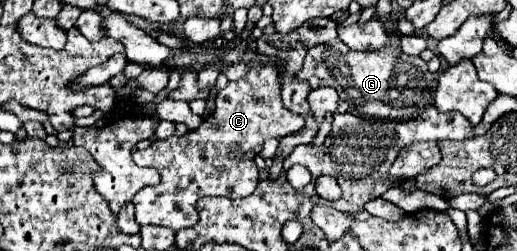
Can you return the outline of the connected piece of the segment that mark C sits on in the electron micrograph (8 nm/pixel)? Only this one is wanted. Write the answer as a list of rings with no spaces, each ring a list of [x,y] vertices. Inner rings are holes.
[[[265,65],[265,67],[251,67],[249,73],[239,79],[231,81],[215,99],[215,109],[213,113],[197,127],[197,131],[189,131],[183,137],[167,137],[163,141],[153,141],[149,147],[137,149],[133,153],[133,161],[139,167],[151,167],[159,171],[161,183],[155,187],[143,187],[135,197],[135,219],[139,225],[163,225],[171,227],[175,231],[191,227],[199,221],[197,213],[197,201],[203,197],[211,195],[221,195],[221,197],[247,197],[255,191],[257,181],[259,181],[259,169],[253,163],[253,157],[261,151],[265,139],[275,137],[281,139],[289,133],[297,133],[299,129],[305,127],[305,117],[291,113],[285,109],[281,101],[281,83],[279,83],[279,69],[275,65]]]

